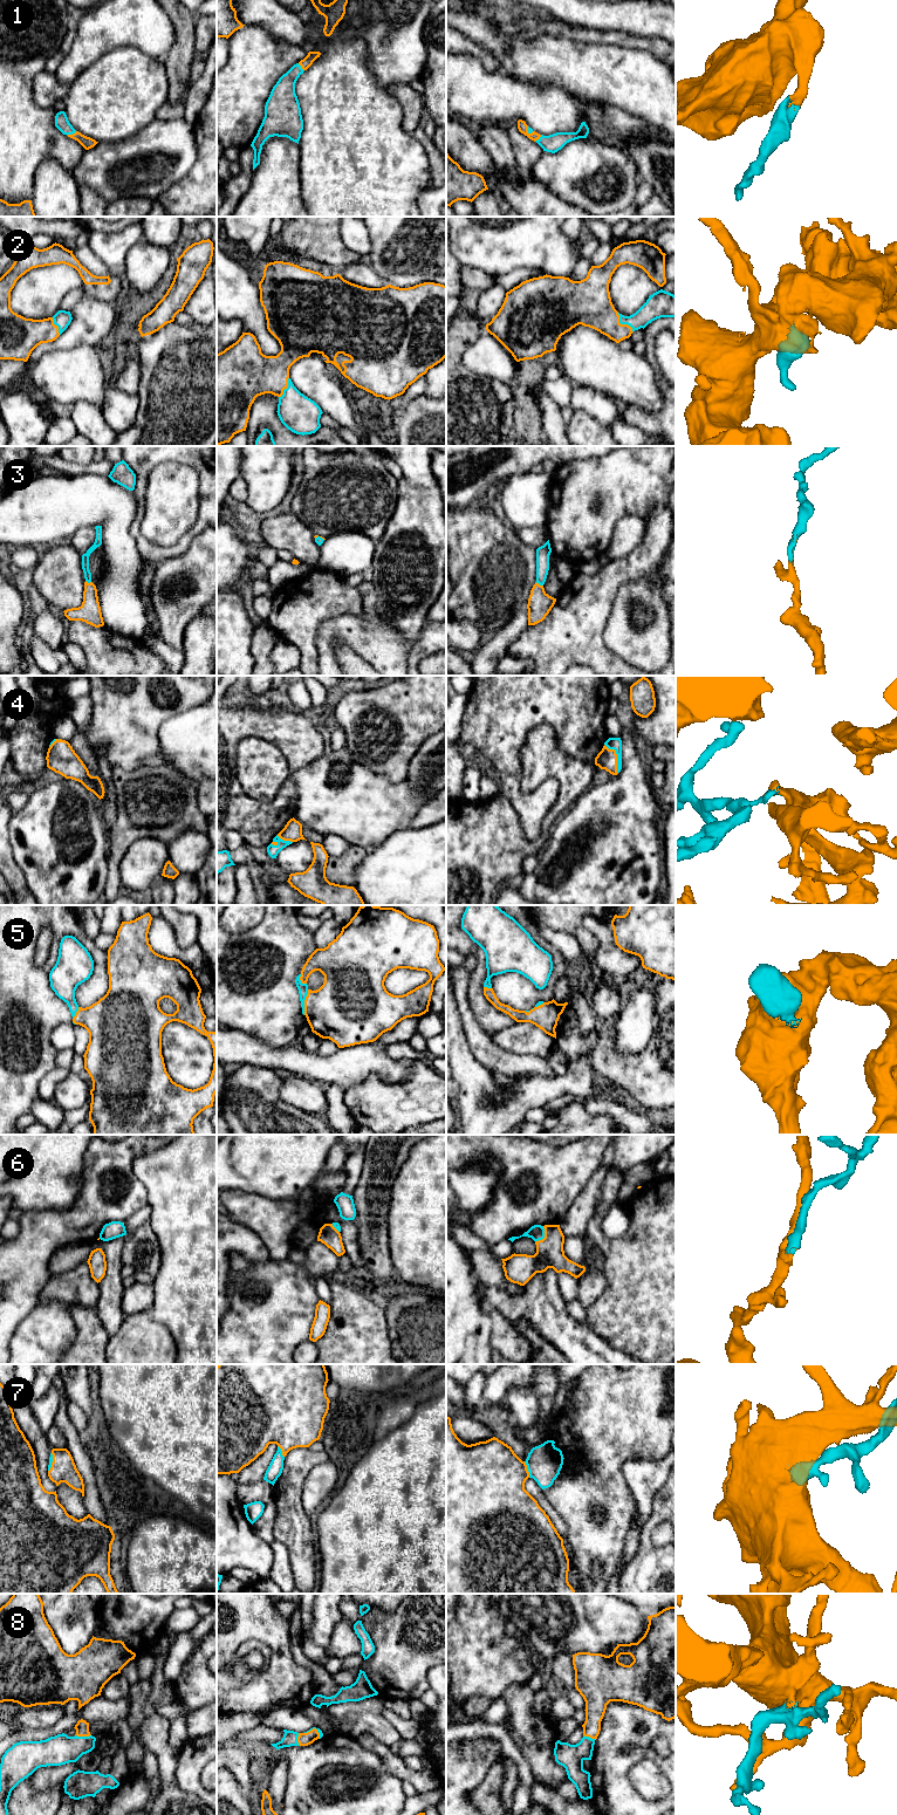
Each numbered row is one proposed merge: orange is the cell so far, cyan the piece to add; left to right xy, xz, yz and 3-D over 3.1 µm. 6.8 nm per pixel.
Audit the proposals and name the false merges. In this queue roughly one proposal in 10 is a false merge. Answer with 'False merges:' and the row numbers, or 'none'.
False merges: none

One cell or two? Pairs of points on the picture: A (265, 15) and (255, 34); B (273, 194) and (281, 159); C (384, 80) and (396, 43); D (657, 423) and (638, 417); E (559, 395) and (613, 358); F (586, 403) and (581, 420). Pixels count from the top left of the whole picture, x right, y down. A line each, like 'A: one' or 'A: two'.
A: two
B: one
C: one
D: one
E: two
F: two

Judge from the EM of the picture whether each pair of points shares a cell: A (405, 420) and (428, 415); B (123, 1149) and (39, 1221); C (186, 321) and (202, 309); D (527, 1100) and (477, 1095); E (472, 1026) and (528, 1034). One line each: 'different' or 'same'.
A: same
B: same
C: different
D: same
E: different

